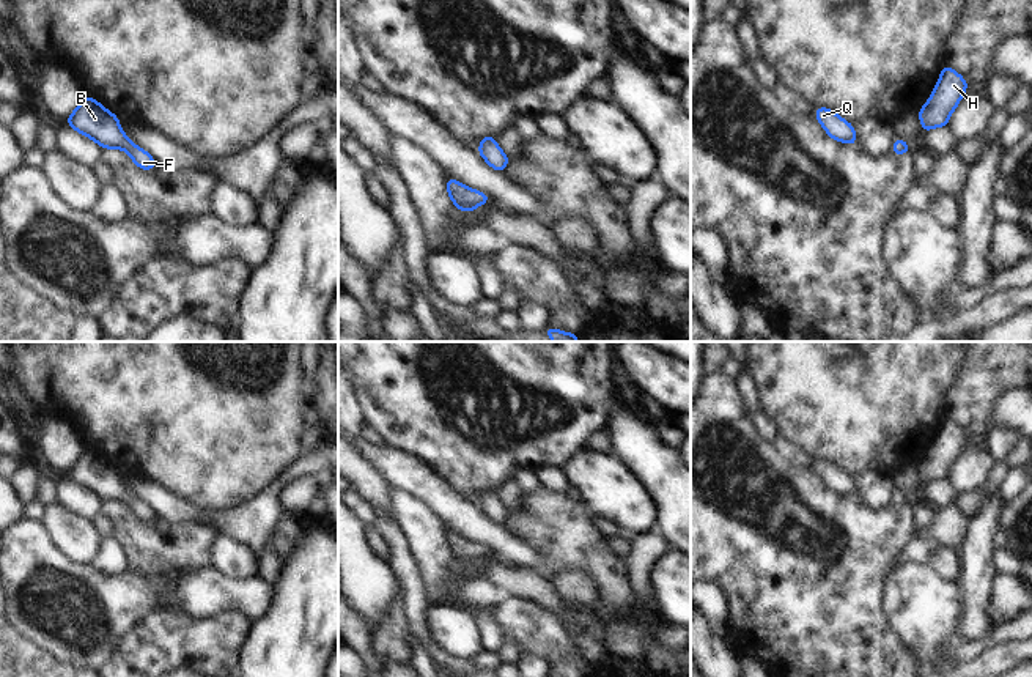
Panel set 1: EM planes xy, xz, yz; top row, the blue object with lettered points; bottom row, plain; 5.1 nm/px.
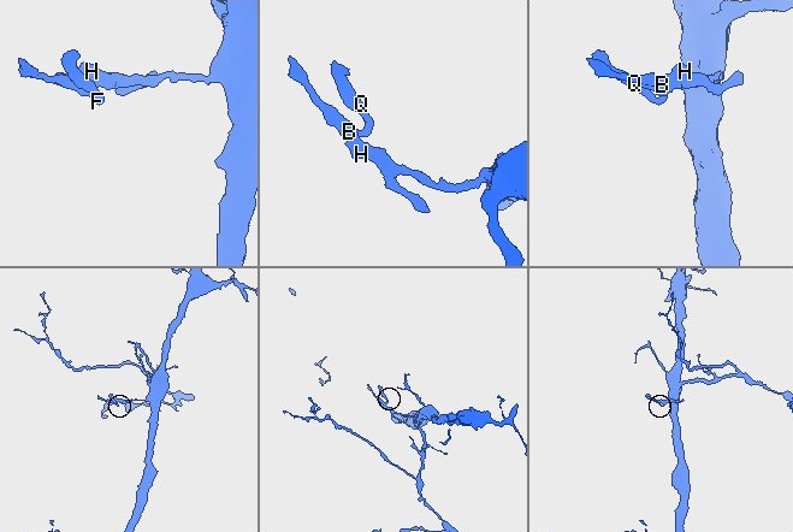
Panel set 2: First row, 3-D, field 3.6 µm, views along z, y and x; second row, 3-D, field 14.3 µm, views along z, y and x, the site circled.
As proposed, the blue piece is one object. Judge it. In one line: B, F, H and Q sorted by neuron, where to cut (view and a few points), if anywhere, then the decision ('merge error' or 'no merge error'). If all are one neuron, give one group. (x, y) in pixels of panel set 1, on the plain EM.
B F H Q | no cut | no merge error

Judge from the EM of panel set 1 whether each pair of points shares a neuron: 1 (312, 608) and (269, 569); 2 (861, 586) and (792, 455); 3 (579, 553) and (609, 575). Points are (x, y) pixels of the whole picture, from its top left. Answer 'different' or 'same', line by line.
1: different
2: different
3: same

